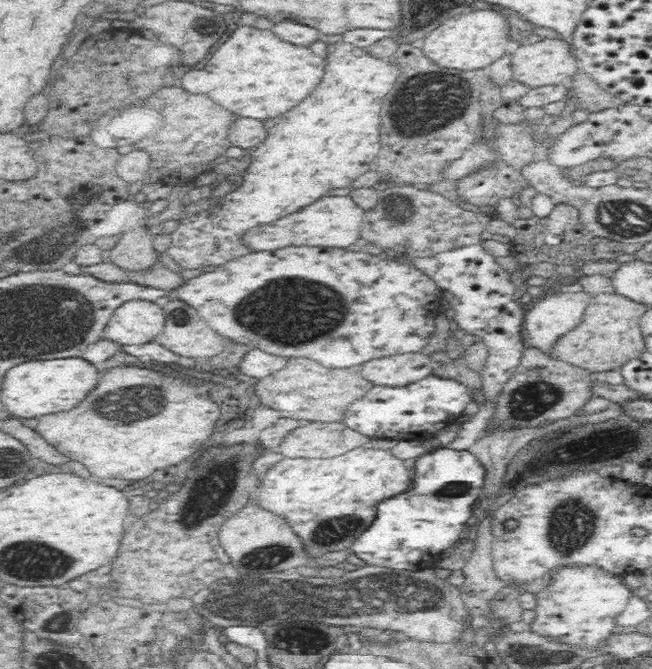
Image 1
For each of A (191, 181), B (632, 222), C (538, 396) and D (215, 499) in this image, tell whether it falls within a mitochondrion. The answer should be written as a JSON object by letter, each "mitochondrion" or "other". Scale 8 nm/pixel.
{"A":"other","B":"mitochondrion","C":"mitochondrion","D":"mitochondrion"}

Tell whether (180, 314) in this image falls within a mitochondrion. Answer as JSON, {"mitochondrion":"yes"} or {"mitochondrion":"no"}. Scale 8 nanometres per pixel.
{"mitochondrion":"yes"}

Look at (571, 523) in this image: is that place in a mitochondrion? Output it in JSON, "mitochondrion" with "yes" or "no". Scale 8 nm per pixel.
{"mitochondrion":"yes"}

